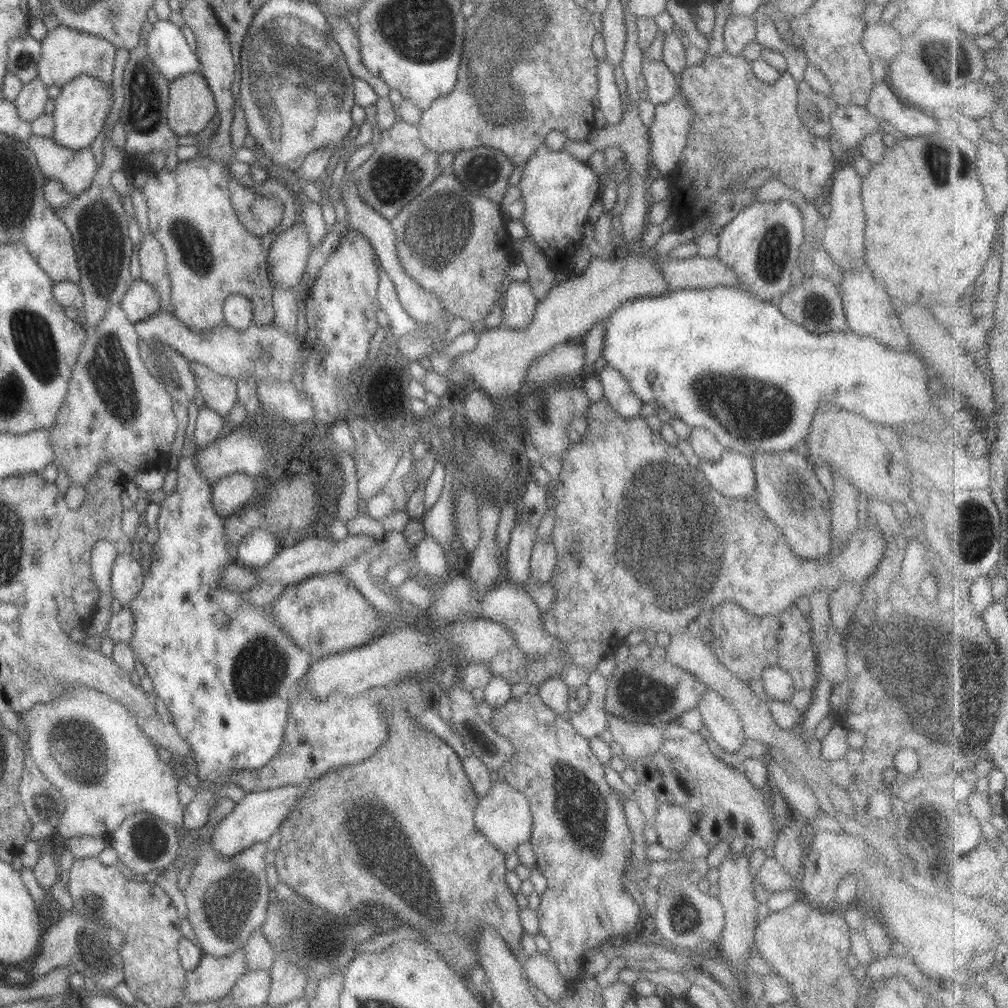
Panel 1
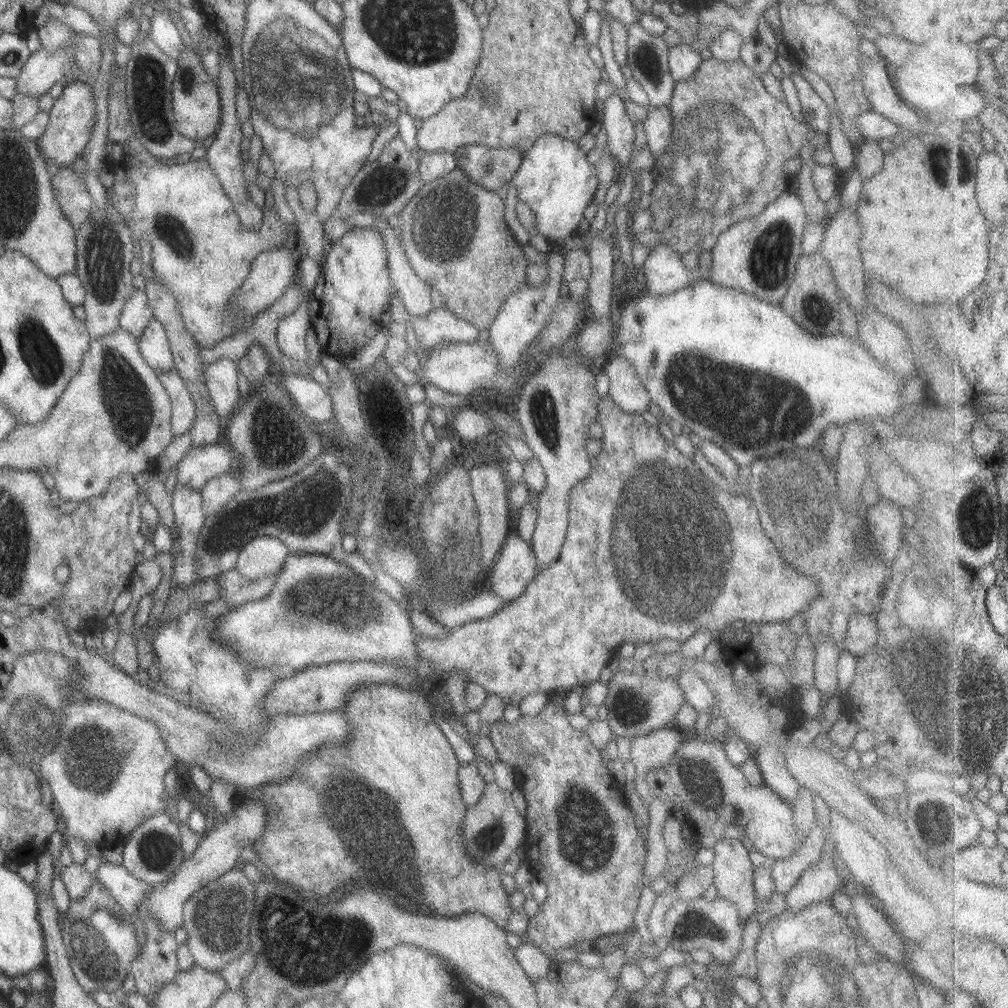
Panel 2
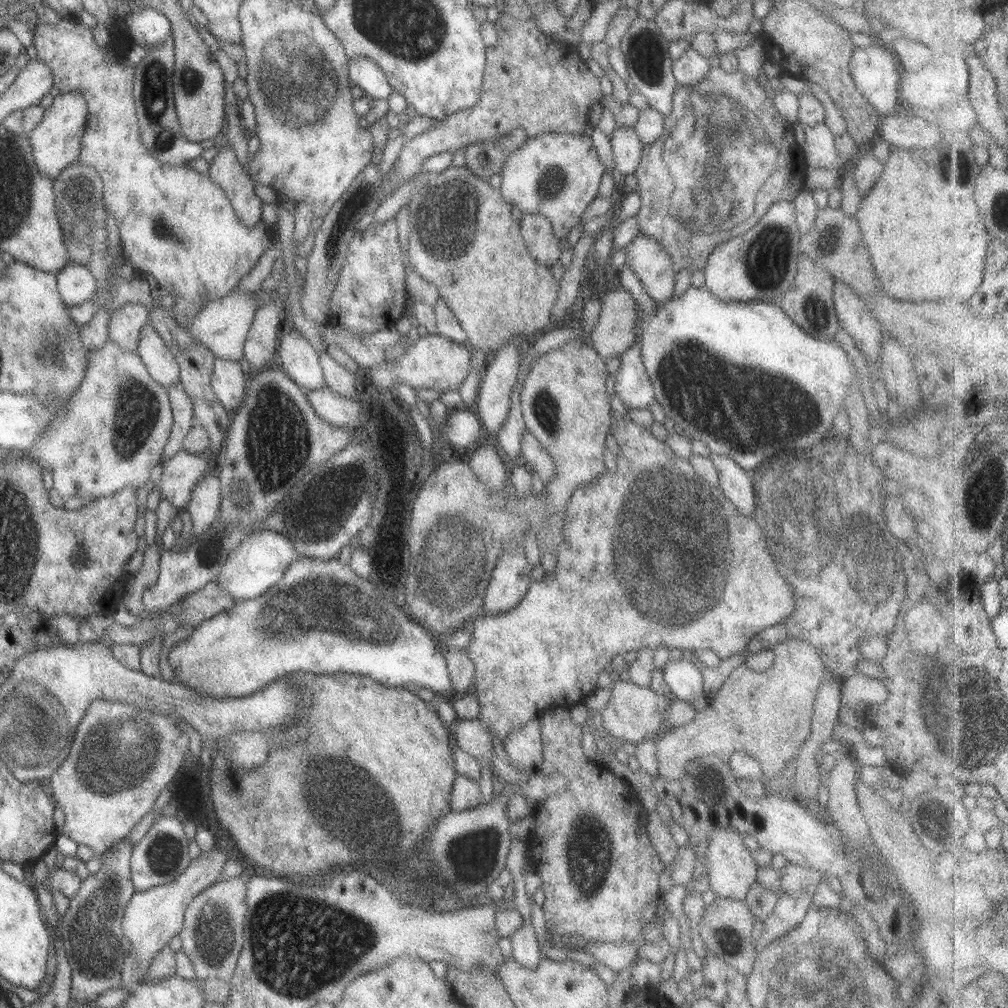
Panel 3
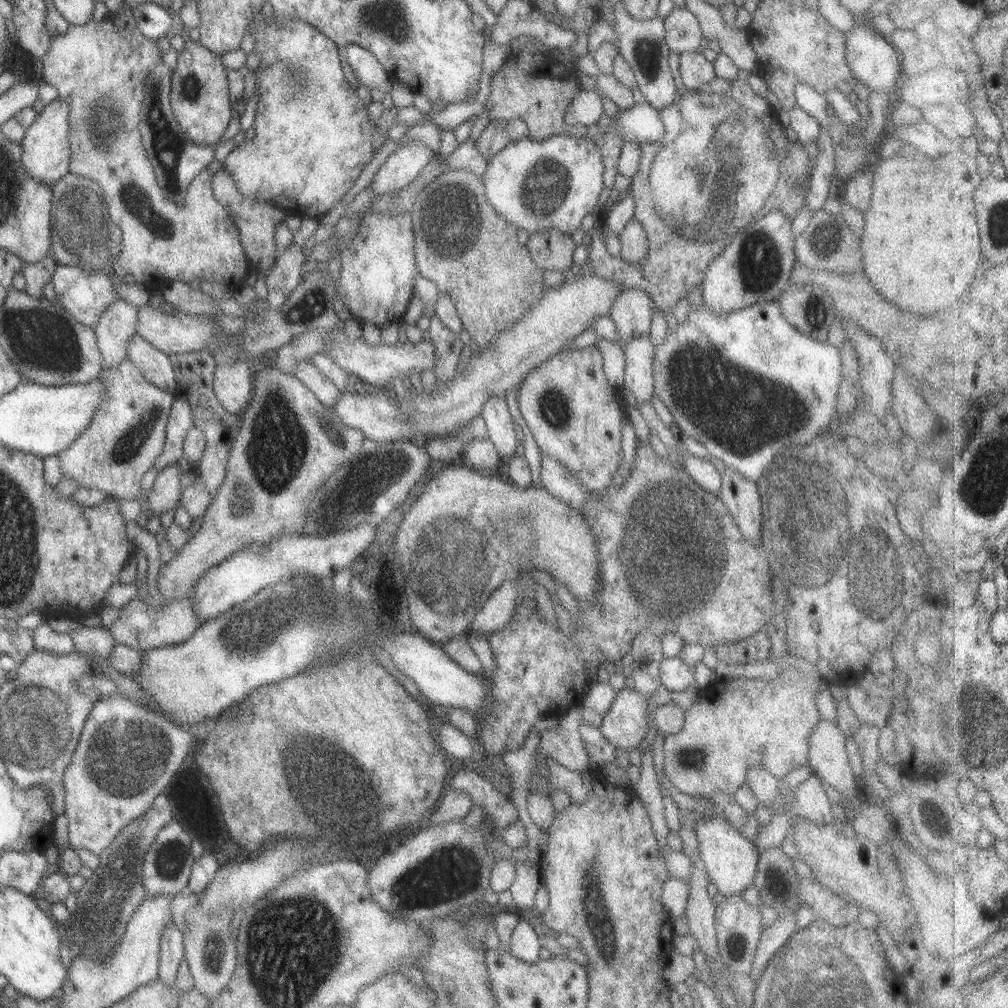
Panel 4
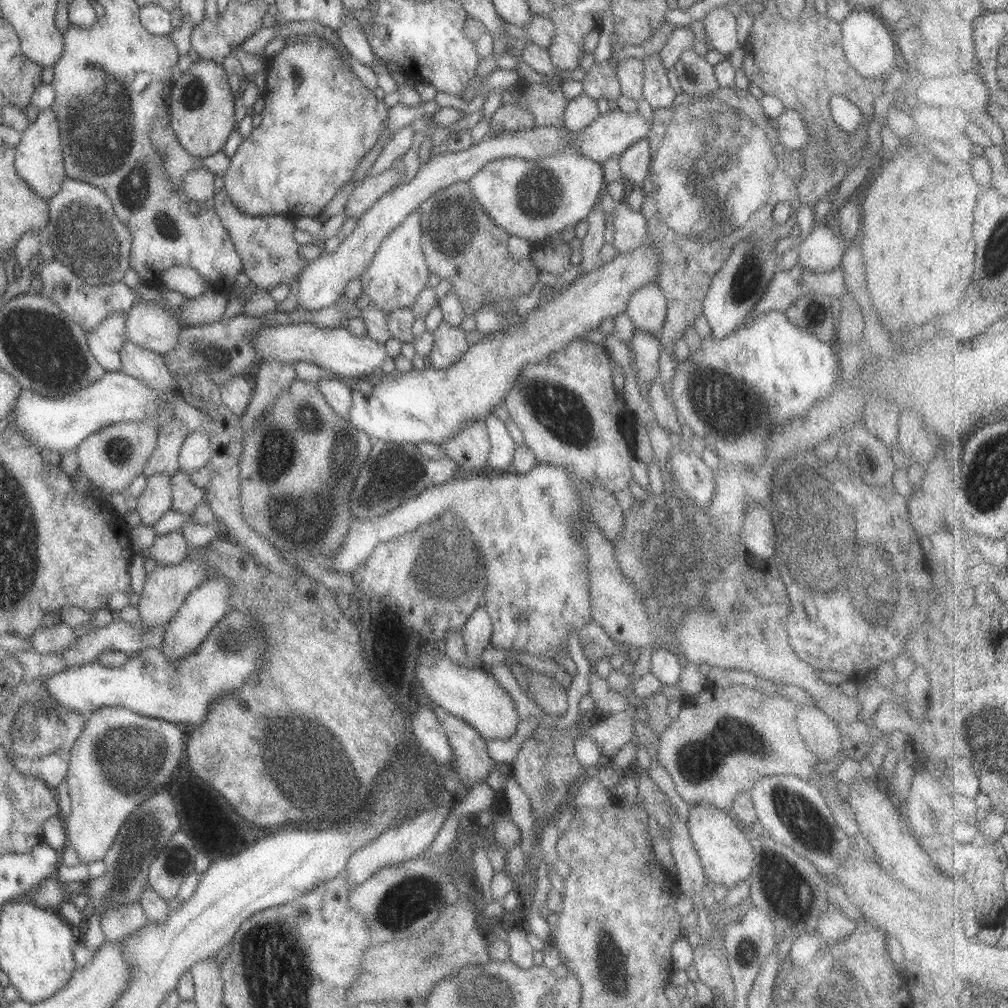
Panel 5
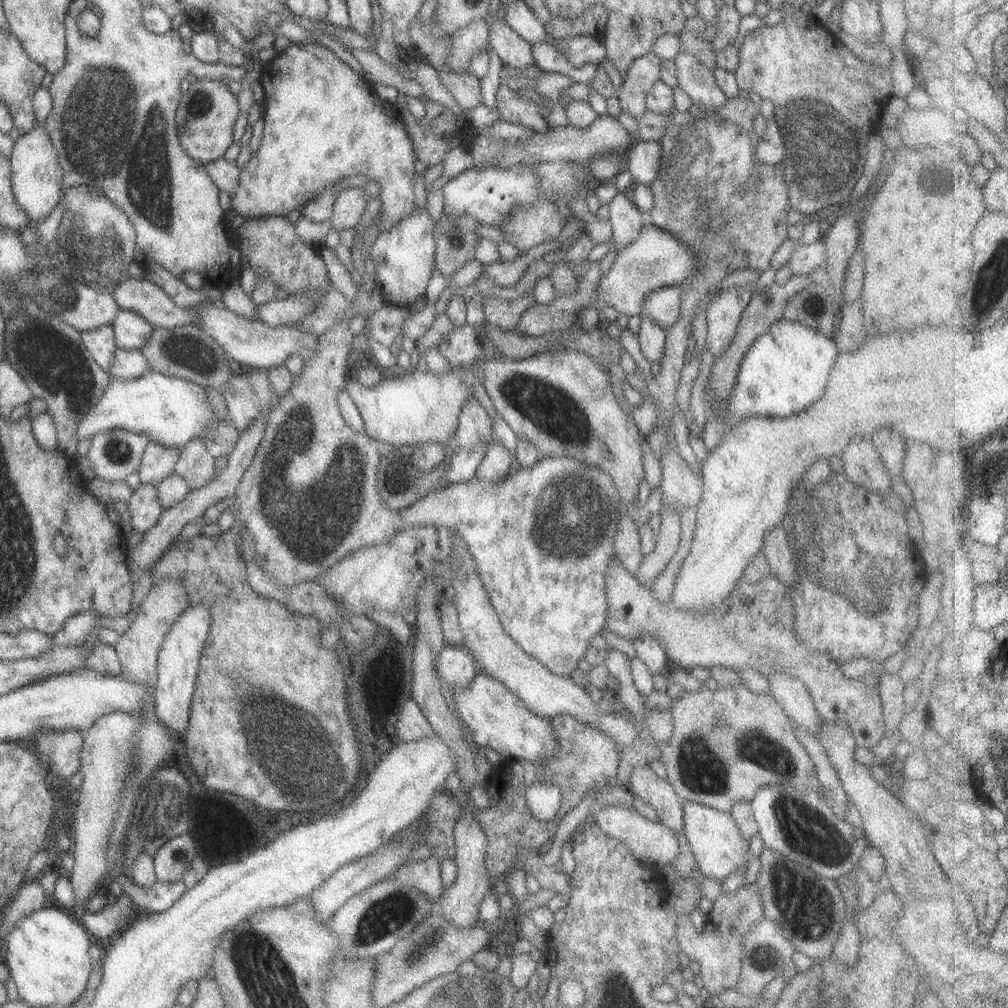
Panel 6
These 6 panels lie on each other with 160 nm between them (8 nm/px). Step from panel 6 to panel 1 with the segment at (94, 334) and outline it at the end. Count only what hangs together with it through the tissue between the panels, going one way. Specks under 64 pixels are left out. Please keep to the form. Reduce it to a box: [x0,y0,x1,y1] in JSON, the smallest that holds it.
[119,280,159,325]

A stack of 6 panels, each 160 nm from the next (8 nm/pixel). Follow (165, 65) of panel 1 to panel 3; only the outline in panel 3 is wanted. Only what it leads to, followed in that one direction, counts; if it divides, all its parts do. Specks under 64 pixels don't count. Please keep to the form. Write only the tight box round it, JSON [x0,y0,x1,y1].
[124,8,170,48]

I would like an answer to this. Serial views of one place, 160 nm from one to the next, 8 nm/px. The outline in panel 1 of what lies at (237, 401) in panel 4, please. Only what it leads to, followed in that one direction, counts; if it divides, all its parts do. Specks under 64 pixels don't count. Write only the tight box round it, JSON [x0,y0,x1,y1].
[193,363,236,418]

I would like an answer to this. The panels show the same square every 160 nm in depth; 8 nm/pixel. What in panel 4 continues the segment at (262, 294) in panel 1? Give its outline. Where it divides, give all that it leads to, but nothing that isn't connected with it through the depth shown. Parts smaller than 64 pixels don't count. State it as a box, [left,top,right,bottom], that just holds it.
[38,5,247,286]

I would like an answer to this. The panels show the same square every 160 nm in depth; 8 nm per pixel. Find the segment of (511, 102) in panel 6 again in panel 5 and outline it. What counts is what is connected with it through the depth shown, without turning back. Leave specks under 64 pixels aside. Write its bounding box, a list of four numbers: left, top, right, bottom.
[489,103,534,133]

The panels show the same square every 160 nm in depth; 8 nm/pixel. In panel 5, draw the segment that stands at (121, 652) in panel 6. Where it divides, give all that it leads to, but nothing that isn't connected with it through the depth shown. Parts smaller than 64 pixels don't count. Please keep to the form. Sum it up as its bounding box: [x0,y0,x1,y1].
[133,558,206,629]

